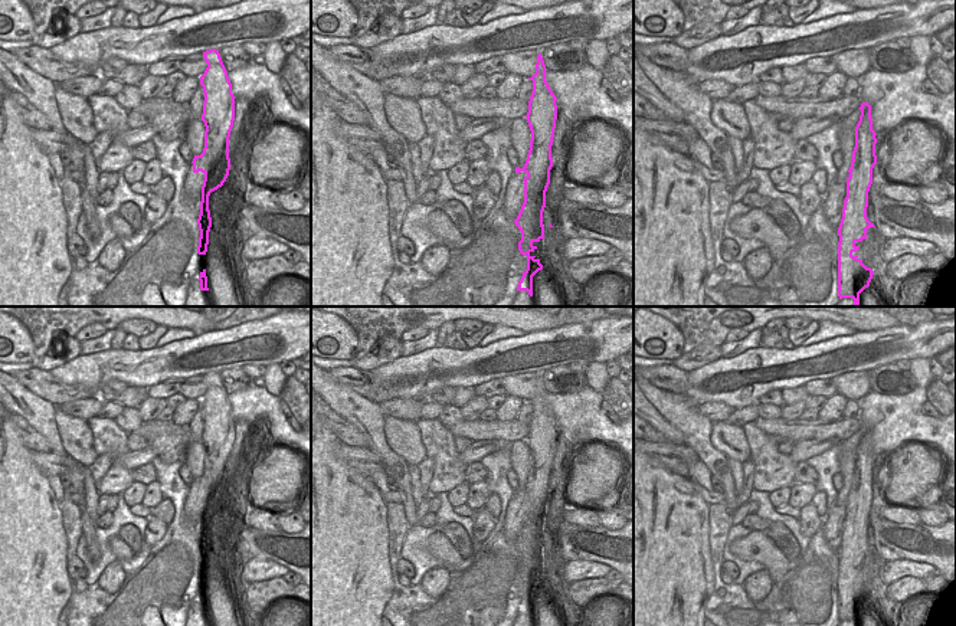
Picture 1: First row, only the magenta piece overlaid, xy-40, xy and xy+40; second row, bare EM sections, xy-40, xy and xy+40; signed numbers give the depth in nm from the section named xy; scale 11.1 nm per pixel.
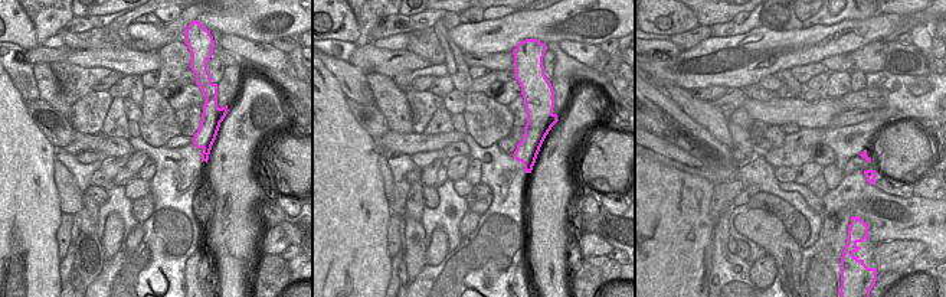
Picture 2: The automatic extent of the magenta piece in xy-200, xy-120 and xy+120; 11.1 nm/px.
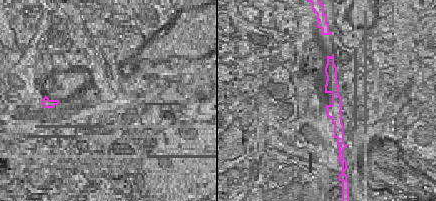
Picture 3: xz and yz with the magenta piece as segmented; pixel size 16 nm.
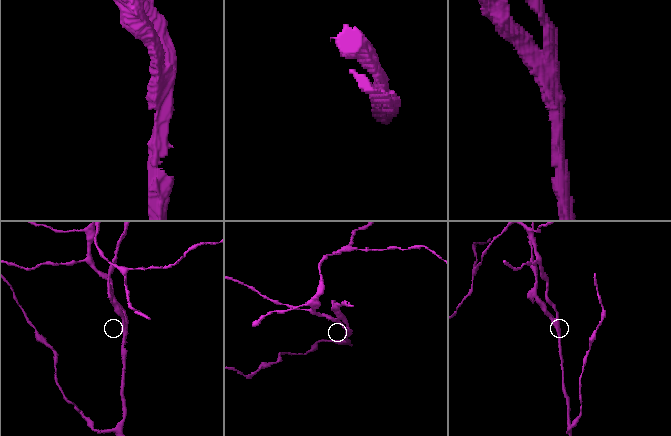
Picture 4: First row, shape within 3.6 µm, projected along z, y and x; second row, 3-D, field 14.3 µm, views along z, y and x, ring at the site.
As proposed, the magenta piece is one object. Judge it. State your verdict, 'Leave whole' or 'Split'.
Split.

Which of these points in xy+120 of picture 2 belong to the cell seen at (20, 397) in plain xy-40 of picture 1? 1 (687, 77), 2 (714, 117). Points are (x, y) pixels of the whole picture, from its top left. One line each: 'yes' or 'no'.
1: no
2: yes

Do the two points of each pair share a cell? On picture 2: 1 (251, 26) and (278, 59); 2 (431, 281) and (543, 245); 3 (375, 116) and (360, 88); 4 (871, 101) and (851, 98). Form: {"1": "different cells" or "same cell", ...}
{"1": "different cells", "2": "different cells", "3": "different cells", "4": "same cell"}

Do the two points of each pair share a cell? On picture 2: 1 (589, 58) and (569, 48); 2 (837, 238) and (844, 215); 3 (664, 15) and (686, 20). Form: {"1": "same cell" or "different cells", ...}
{"1": "same cell", "2": "same cell", "3": "same cell"}

